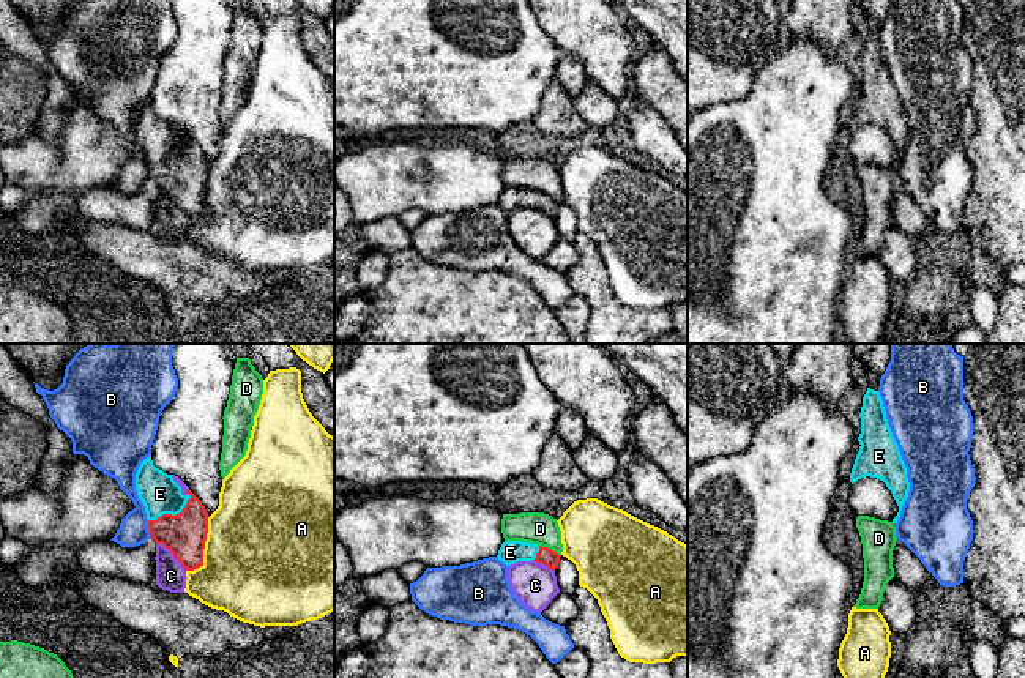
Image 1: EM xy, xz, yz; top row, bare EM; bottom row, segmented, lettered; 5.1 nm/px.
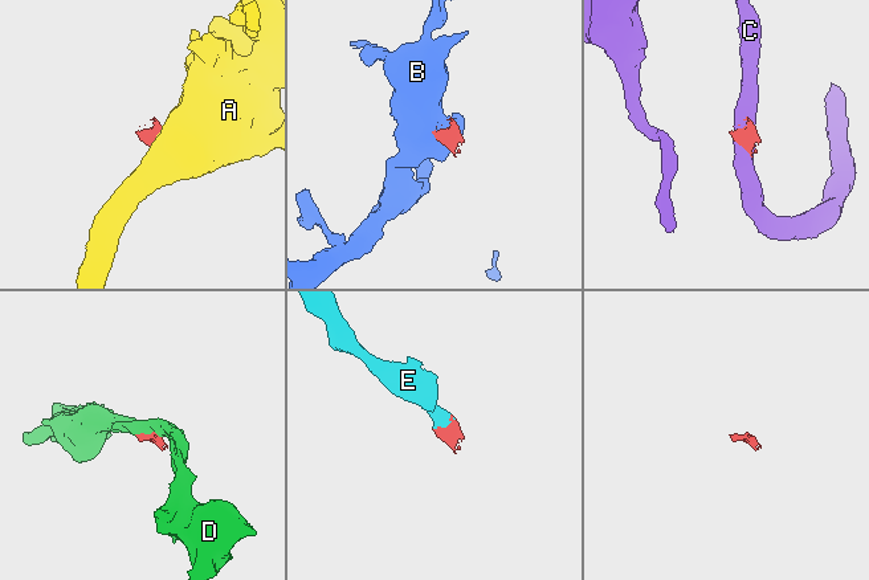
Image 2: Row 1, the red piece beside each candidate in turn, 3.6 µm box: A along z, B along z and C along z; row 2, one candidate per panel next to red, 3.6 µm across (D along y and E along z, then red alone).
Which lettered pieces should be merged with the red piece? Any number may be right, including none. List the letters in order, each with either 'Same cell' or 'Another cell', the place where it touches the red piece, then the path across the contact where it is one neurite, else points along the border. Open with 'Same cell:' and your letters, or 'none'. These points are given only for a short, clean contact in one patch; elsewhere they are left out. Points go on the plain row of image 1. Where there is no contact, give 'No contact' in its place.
Same cell: E
A: Another cell. Touches red at xy (204, 194). Boundary: xy (210, 163), (204, 208), (186, 218)
B: Another cell. Touches red at xy (149, 177). Boundary: xy (147, 167), (147, 177), (152, 185)
C: Another cell. Touches red at xy (172, 201)
D: Another cell. Touches red at xz (551, 196). Boundary: xz (540, 191), (560, 202)
E: Same cell. Touches red at xy (171, 161). Path across: xy (185, 182), (182, 172), (171, 161), (160, 141)

